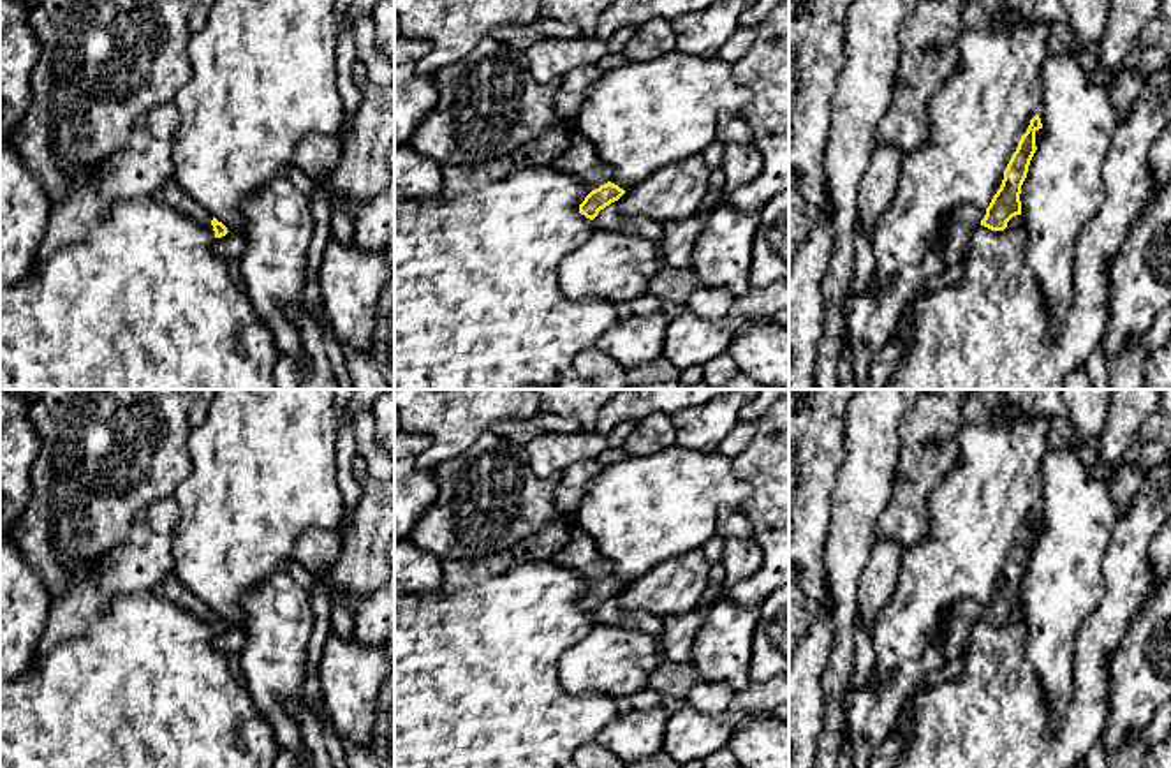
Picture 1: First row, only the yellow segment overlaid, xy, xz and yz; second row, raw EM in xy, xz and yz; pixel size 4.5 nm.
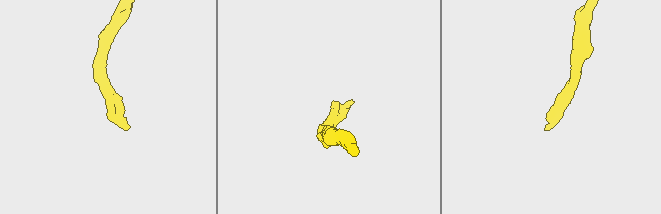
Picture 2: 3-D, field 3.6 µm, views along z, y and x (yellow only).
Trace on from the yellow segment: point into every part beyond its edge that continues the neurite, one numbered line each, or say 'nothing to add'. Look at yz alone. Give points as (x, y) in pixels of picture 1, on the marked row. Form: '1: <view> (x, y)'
1: yz (872, 316)

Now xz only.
1: xz (581, 161)

